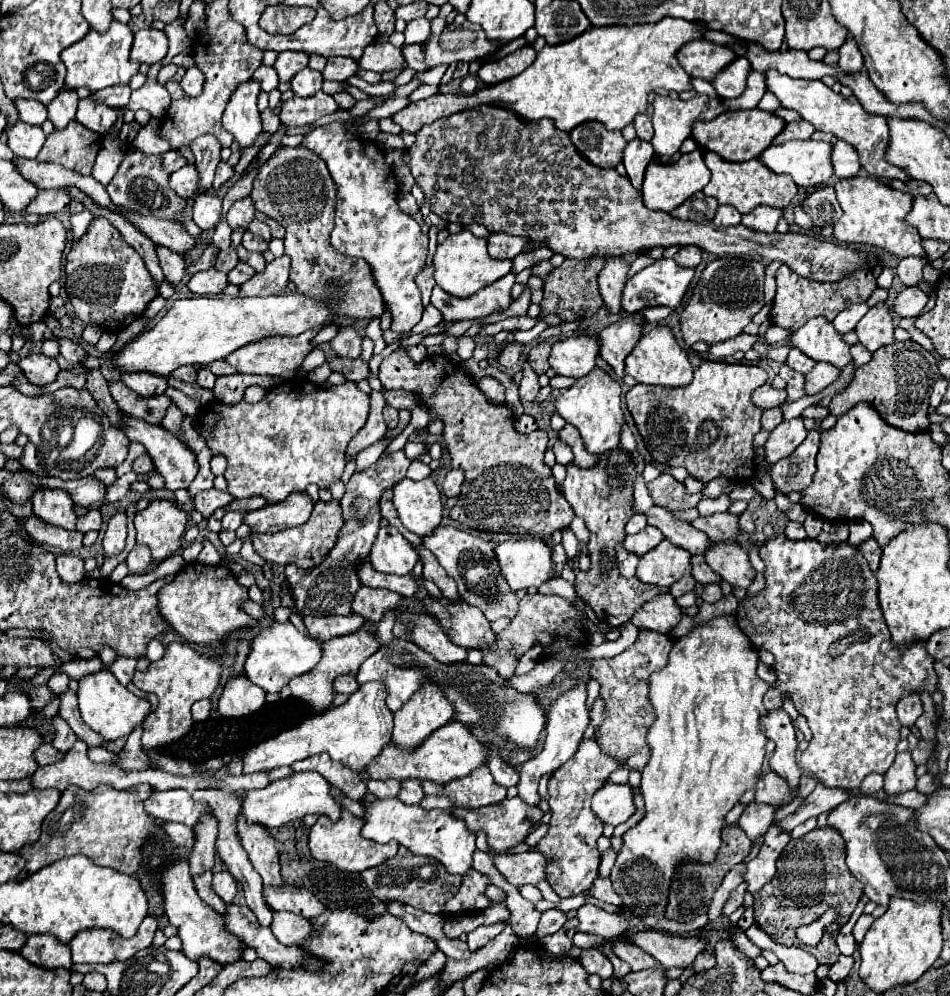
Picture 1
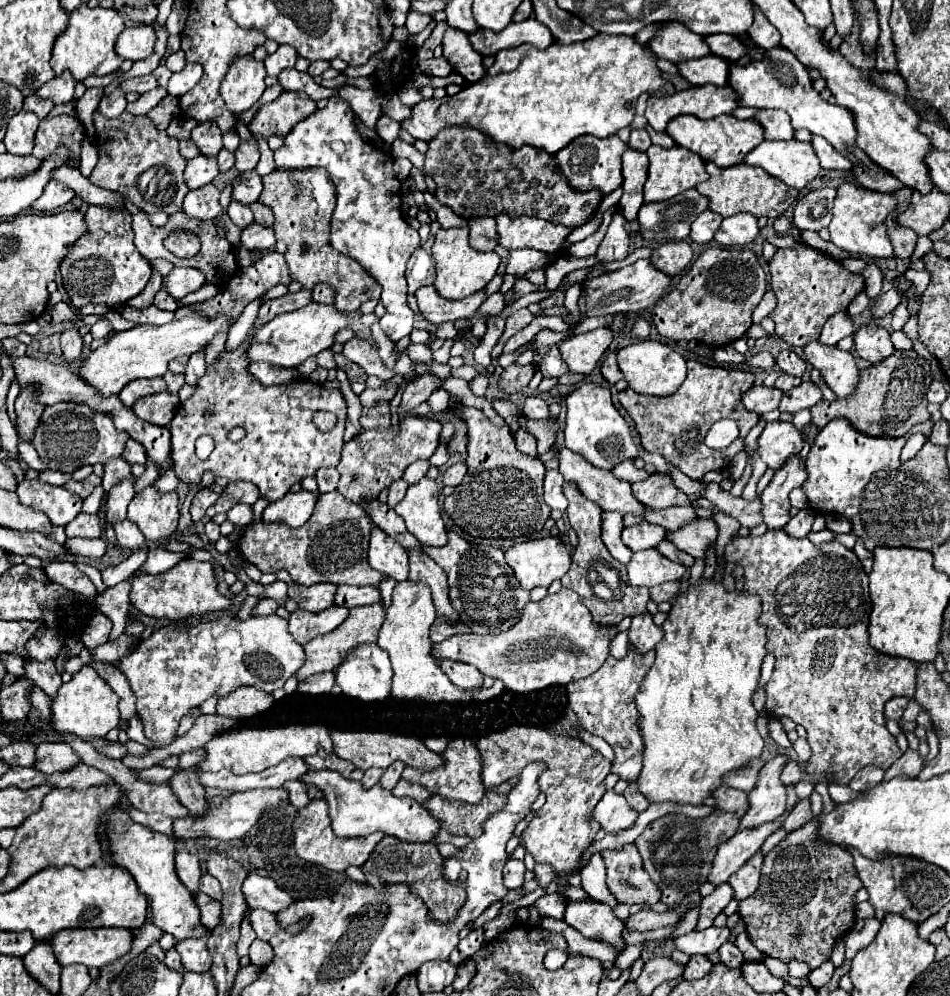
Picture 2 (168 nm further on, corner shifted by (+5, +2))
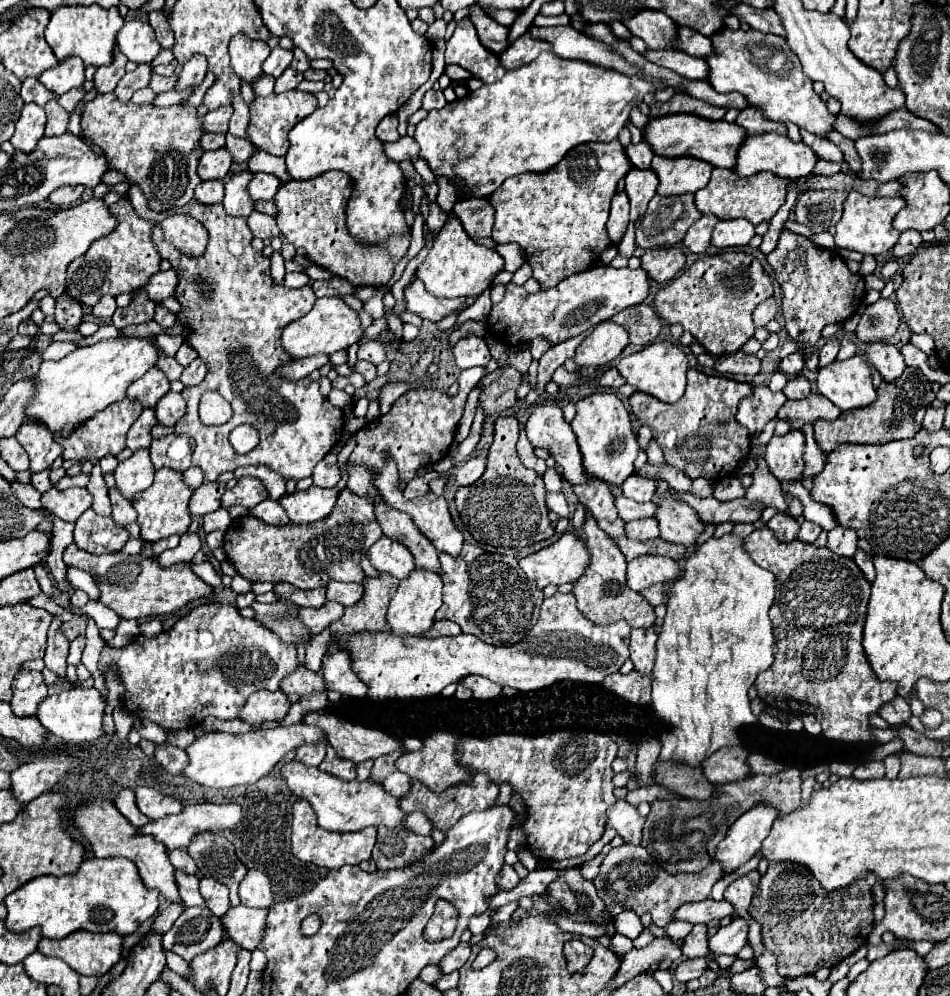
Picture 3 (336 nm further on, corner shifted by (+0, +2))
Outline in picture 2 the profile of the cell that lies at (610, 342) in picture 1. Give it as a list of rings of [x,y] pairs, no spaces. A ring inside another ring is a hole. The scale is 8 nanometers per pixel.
[[[610,353],[610,355],[606,357],[606,361],[602,363],[600,373],[602,373],[602,377],[604,377],[610,385],[614,385],[616,381],[622,379],[622,371],[620,371],[618,365],[616,365],[616,353]]]

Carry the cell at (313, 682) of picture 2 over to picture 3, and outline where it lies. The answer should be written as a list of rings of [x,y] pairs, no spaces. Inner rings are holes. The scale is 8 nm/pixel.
[[[299,667],[295,673],[291,673],[289,677],[285,677],[281,681],[281,689],[283,693],[297,693],[297,695],[315,695],[315,693],[325,693],[327,687],[323,687],[323,677],[319,673],[307,671],[303,667]]]

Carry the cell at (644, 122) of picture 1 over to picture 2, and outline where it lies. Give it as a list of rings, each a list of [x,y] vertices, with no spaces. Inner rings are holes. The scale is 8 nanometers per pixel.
[[[632,129],[628,147],[632,147],[634,151],[646,151],[650,145],[652,145],[652,141],[644,129]]]

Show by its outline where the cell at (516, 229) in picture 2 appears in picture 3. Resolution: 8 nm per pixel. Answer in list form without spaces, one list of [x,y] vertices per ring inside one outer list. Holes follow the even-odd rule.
[[[613,139],[611,143],[583,143],[573,147],[551,171],[543,175],[515,175],[509,177],[495,195],[491,195],[491,205],[495,207],[495,243],[517,243],[533,269],[533,277],[543,285],[543,289],[555,287],[565,277],[589,269],[599,261],[599,255],[605,247],[611,245],[605,223],[609,217],[611,199],[617,193],[617,183],[631,169],[631,161],[625,153],[625,147]]]

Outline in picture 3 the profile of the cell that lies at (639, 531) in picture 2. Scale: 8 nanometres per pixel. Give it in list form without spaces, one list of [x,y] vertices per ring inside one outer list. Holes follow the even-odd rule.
[[[637,519],[625,525],[627,537],[635,539],[635,541],[649,541],[649,539],[657,539],[659,537],[659,527],[657,527],[657,519]]]

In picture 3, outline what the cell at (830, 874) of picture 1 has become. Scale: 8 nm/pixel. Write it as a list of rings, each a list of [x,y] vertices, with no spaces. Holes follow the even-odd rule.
[[[771,863],[767,873],[761,877],[759,889],[753,897],[749,913],[761,925],[763,945],[777,957],[777,971],[783,977],[797,977],[805,973],[815,973],[821,967],[833,967],[855,949],[859,949],[873,927],[873,897],[871,887],[877,883],[875,875],[867,875],[867,879],[859,879],[859,883],[851,883],[847,891],[823,891],[819,881],[807,871],[807,867],[799,867],[799,863]]]

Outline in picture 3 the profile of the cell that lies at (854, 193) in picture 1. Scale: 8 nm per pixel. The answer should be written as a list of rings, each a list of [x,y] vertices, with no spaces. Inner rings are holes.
[[[851,191],[843,205],[843,217],[837,223],[835,245],[873,257],[891,251],[901,235],[899,231],[895,231],[891,223],[901,209],[903,209],[903,197],[863,197],[857,191]]]

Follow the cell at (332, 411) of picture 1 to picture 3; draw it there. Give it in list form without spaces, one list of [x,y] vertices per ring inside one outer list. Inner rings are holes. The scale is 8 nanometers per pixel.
[[[139,187],[129,189],[129,201],[139,217],[155,223],[151,243],[163,259],[171,261],[179,275],[175,297],[181,301],[181,313],[177,317],[189,325],[191,333],[187,341],[207,363],[203,383],[183,389],[181,395],[187,401],[187,413],[175,425],[175,435],[189,435],[197,443],[191,463],[203,471],[203,483],[211,483],[221,473],[247,465],[265,465],[285,481],[309,477],[313,467],[341,441],[343,409],[331,405],[319,393],[319,383],[309,377],[291,383],[267,373],[273,373],[279,363],[291,359],[287,355],[283,357],[279,337],[287,323],[311,311],[317,299],[311,285],[299,289],[275,287],[269,275],[269,259],[251,247],[253,235],[247,221],[227,215],[221,205],[203,207],[193,199],[175,211],[155,213],[149,209]],[[173,213],[187,213],[207,227],[209,243],[203,257],[191,259],[181,255],[165,241],[161,221]],[[205,391],[219,391],[231,403],[233,417],[225,425],[205,427],[199,421],[199,401]],[[239,423],[251,423],[261,435],[259,445],[245,455],[235,453],[229,443],[229,433]]]

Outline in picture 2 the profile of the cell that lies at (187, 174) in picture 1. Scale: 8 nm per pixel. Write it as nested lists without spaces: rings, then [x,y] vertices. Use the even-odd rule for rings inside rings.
[[[198,155],[188,161],[186,171],[184,171],[184,181],[188,189],[200,189],[202,185],[212,183],[212,179],[218,175],[218,163],[214,157],[208,155]]]

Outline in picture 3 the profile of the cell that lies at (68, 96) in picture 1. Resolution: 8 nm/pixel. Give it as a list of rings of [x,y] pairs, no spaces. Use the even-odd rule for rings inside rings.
[[[69,57],[65,61],[61,61],[55,69],[49,69],[45,71],[39,81],[49,89],[53,91],[55,95],[63,95],[71,89],[79,89],[83,87],[85,83],[85,77],[83,77],[83,61],[79,57]]]

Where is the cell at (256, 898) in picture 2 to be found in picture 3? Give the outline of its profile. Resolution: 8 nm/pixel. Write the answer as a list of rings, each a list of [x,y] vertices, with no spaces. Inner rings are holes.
[[[249,869],[247,877],[239,885],[239,897],[247,907],[271,907],[275,899],[271,879],[263,871]]]

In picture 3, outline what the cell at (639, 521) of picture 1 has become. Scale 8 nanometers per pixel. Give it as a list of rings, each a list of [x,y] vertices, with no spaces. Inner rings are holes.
[[[617,497],[615,499],[615,507],[619,511],[619,517],[623,521],[635,521],[635,519],[647,519],[647,517],[655,517],[655,511],[659,511],[659,507],[655,507],[655,503],[637,503],[631,501],[627,497]]]

